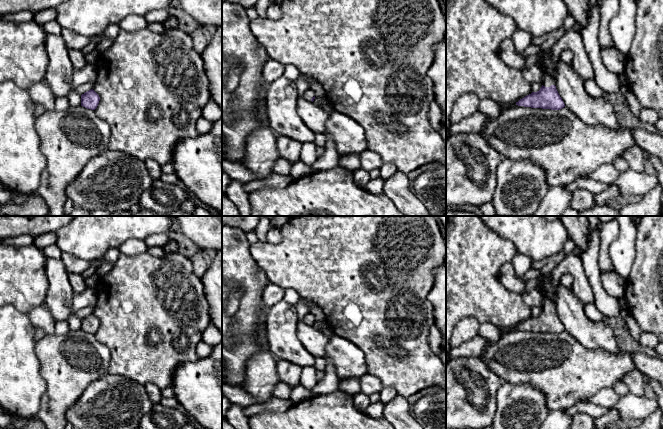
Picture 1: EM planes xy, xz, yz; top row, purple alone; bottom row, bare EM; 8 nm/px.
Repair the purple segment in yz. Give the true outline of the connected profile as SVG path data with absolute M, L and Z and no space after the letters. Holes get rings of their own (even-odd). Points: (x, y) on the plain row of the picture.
M539 280L536 288L542 293L543 309L539 315L532 316L520 323L516 326L516 329L551 334L560 334L564 332L565 328L556 313L555 303L550 297L551 293L545 290L542 280Z

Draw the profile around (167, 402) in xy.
M162 397L160 403L165 407L173 407L173 408L176 408L179 405L179 402L174 397L170 398Z

